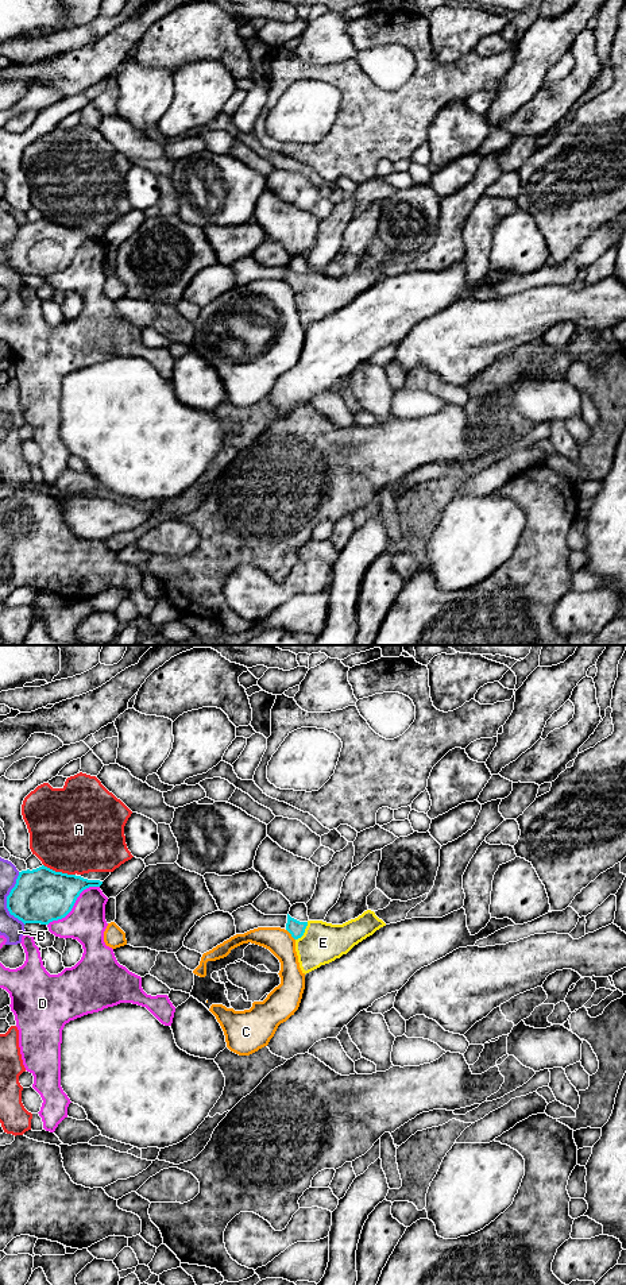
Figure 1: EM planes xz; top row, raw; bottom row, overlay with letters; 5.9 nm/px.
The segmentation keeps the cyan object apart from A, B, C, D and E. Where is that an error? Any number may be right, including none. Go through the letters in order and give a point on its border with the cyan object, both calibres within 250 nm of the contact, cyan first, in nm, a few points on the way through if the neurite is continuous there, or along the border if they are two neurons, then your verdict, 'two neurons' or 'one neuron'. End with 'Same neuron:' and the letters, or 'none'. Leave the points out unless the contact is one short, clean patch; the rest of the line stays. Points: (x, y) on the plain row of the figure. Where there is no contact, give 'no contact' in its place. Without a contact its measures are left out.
A: meets cyan in xz at (60, 224); 320 nm thick on the cyan side, 500 nm on the other; two neurons
B: meets cyan in xz at (7, 253); 320 nm thick on the cyan side, 140 nm on the other; two neurons
C: meets cyan in xz at (290, 285); 90 nm thick on the cyan side, 160 nm on the other; two neurons
D: meets cyan in xz at (73, 257); 320 nm thick on the cyan side, 220 nm on the other; two neurons
E: meets cyan in xz at (304, 284); 90 nm thick on the cyan side, 240 nm on the other; runs through xz (296, 280), (304, 284), (317, 294), (323, 294); one neuron
Same neuron: E

